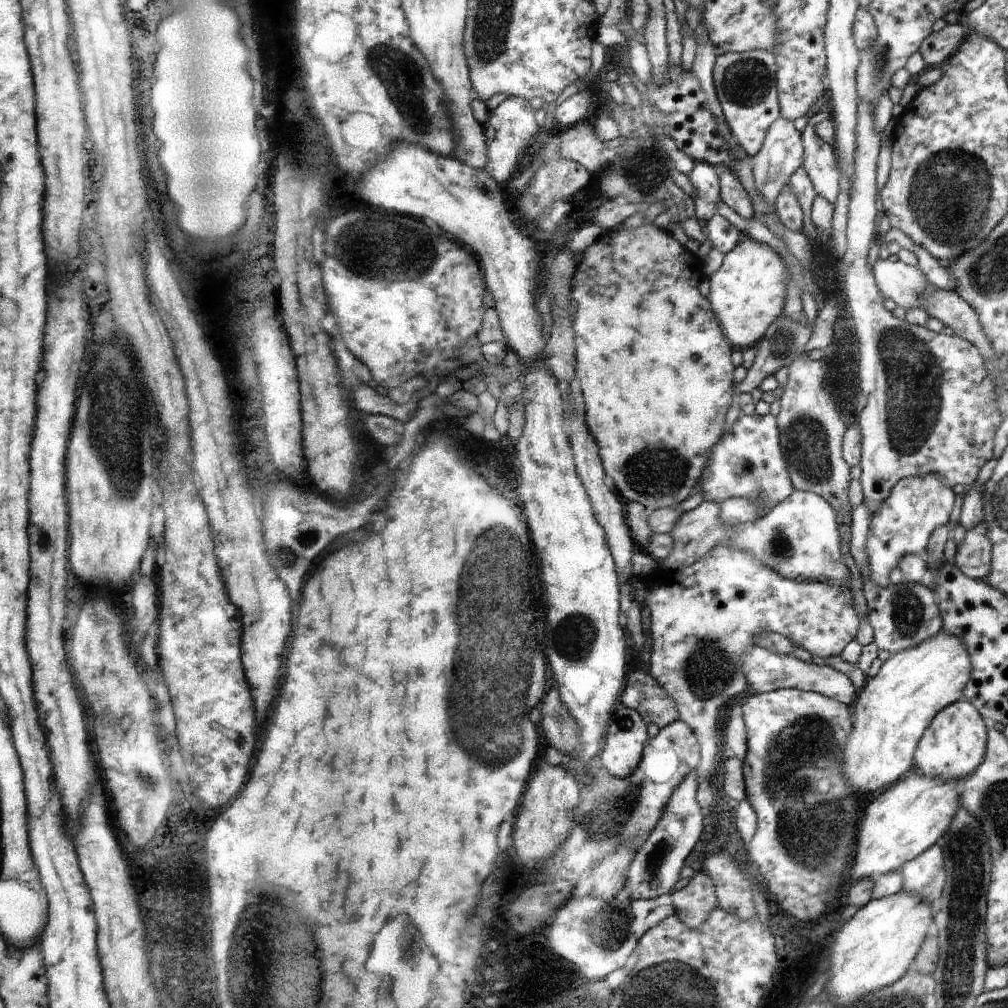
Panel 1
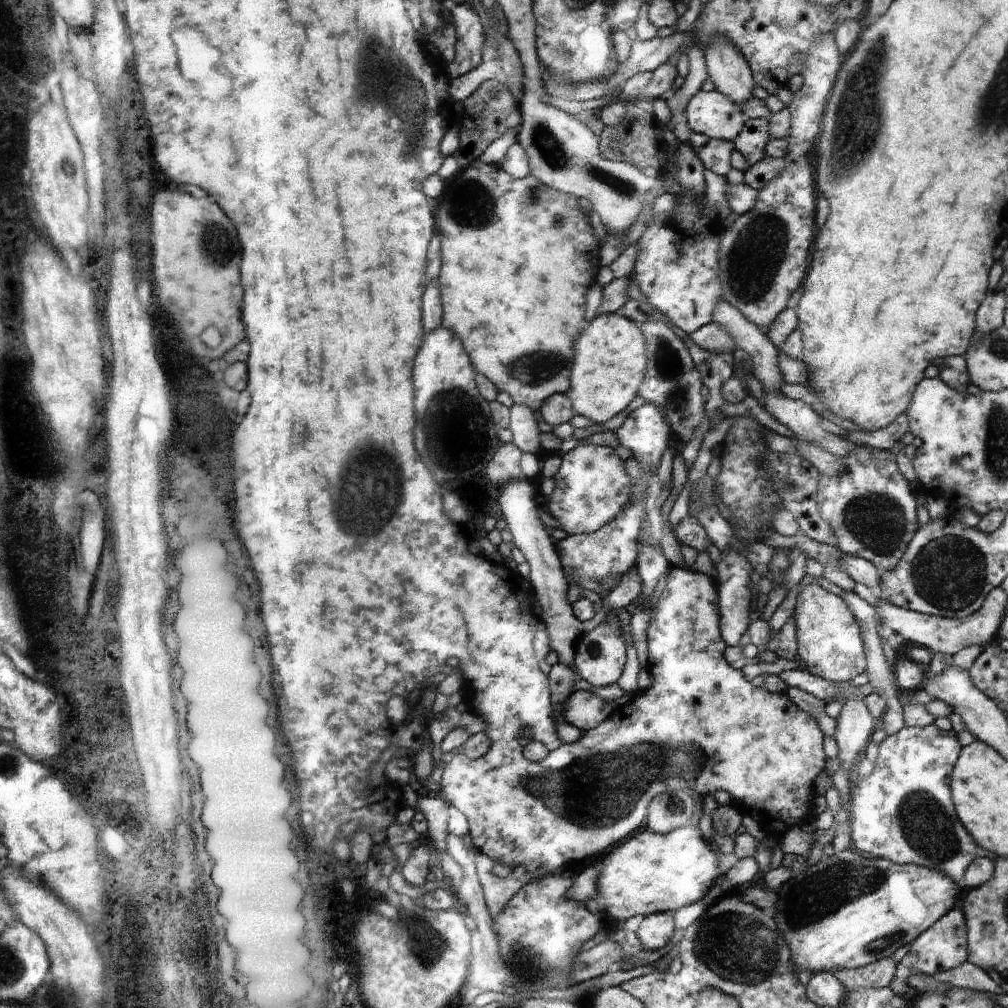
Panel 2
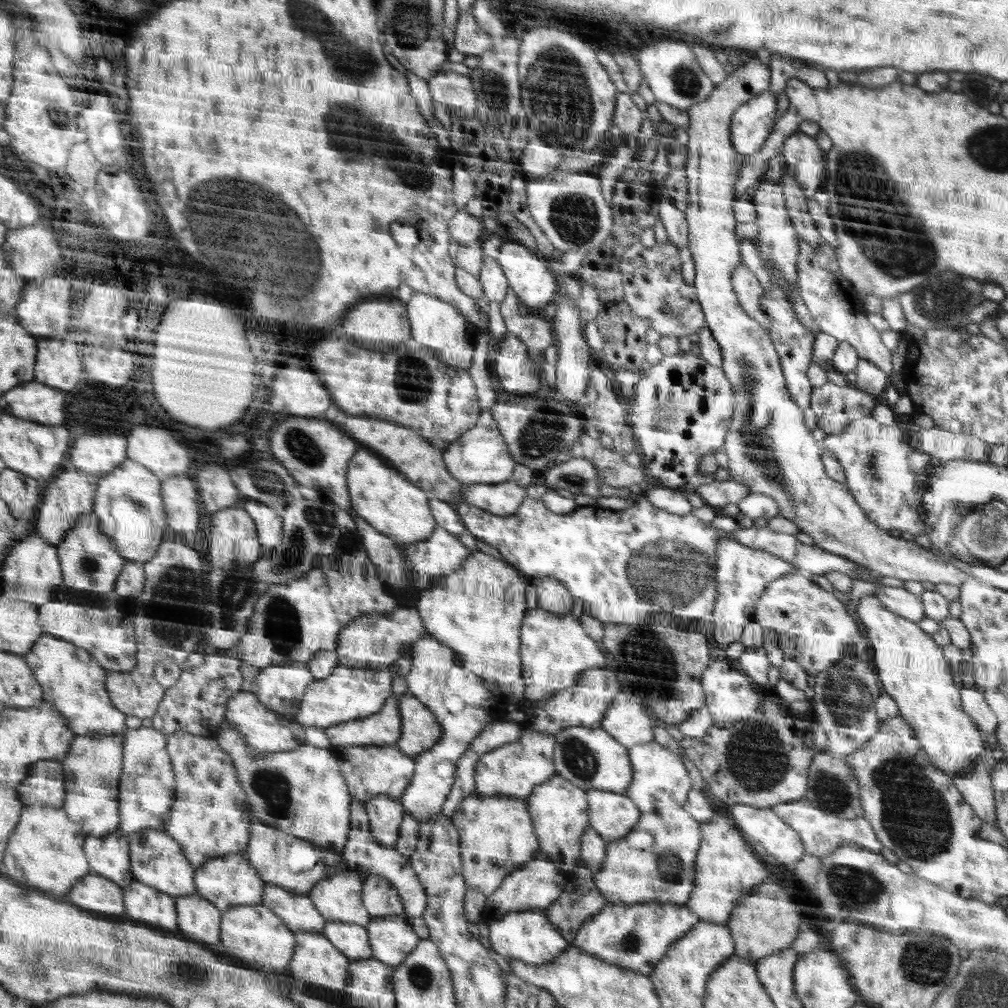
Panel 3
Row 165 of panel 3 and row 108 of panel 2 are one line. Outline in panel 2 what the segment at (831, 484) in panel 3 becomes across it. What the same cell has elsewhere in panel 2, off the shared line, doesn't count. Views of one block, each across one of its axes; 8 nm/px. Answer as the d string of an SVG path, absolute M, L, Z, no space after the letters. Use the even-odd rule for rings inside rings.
M700 89L685 106L688 126L710 139L734 141L745 128L745 113L726 95Z

